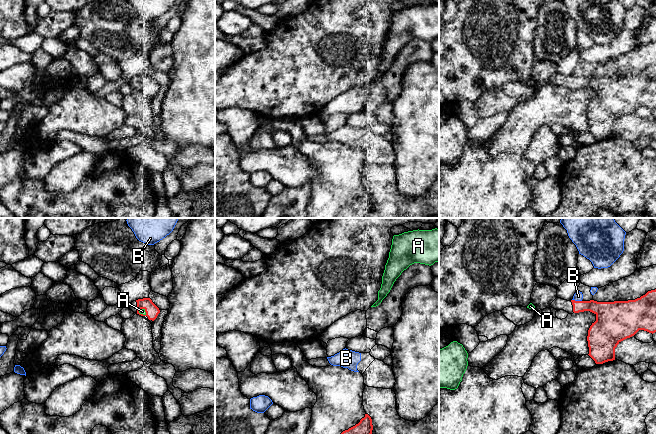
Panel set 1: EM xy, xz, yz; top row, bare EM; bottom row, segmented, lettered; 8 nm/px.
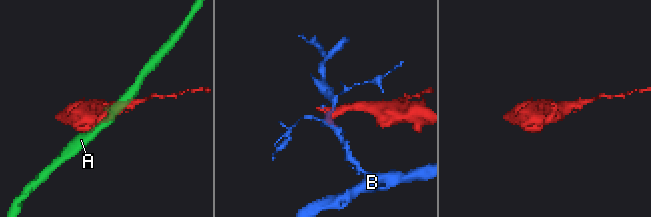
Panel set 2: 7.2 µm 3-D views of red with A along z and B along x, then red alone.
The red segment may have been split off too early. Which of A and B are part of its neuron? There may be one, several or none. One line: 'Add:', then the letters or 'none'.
Add: A

